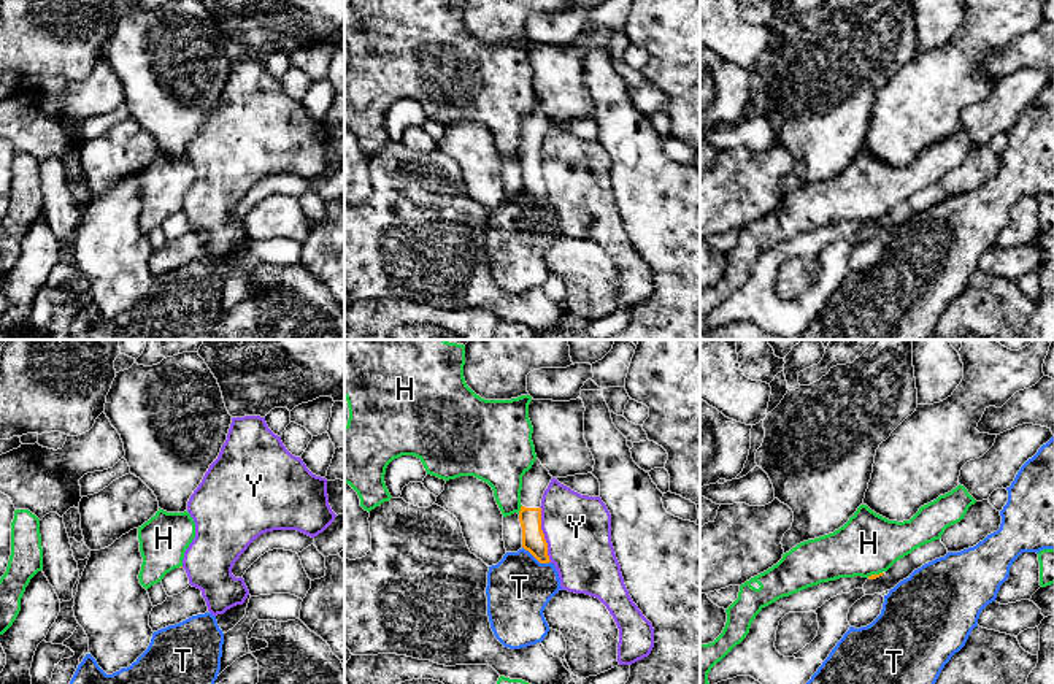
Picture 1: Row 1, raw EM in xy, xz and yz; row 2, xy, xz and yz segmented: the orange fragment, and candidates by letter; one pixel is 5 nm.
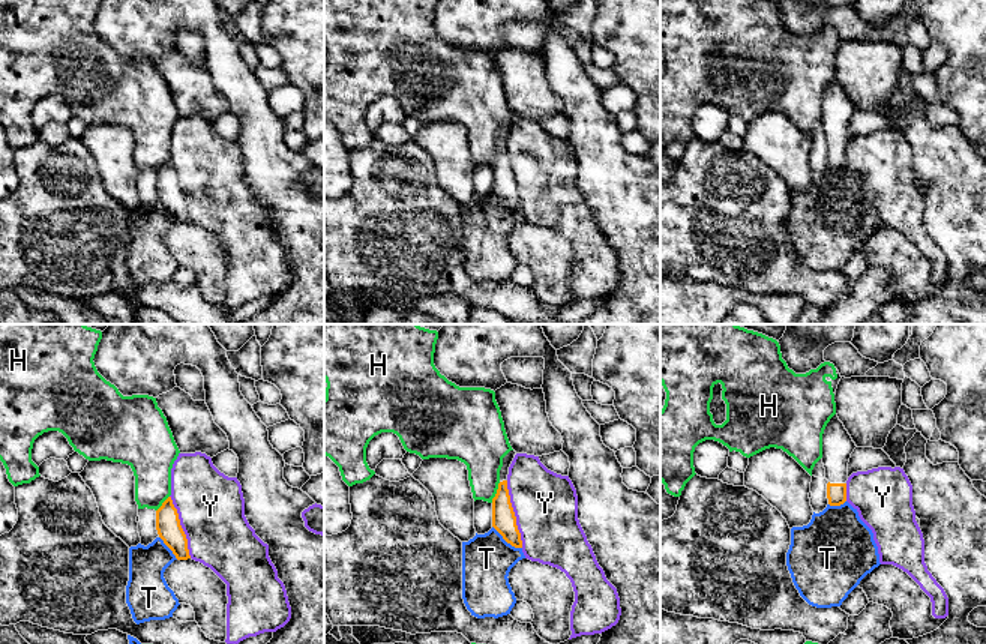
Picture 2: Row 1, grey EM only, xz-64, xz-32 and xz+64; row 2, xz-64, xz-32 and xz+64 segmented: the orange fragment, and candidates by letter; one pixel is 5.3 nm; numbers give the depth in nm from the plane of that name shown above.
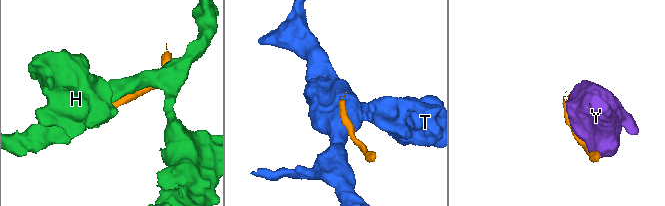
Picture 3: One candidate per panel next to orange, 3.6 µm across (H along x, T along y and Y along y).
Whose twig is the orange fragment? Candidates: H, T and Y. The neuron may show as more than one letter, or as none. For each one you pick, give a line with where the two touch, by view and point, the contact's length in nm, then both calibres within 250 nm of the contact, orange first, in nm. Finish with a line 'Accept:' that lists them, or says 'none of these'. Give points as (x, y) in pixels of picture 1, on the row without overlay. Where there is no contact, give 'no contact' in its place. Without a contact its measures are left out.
Accept: none of these

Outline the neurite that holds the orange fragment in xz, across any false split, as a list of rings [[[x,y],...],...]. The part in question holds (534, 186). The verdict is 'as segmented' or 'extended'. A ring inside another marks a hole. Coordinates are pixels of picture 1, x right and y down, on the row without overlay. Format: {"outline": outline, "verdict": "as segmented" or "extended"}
{"outline": [[[537,103],[522,121],[519,167],[522,171],[522,192],[540,208],[549,208],[548,187],[541,175],[541,143],[552,121]]], "verdict": "extended"}

